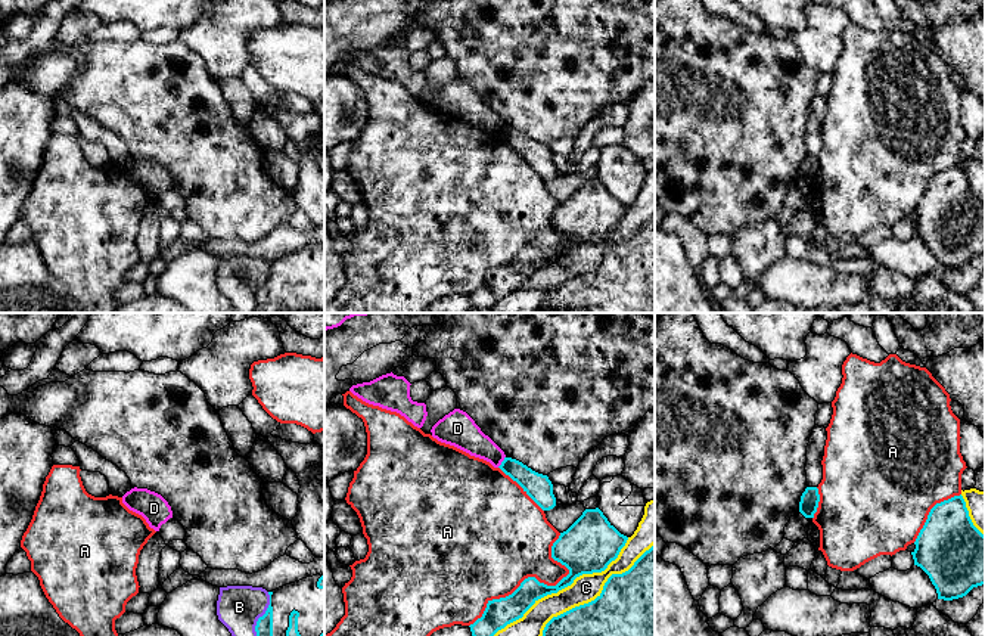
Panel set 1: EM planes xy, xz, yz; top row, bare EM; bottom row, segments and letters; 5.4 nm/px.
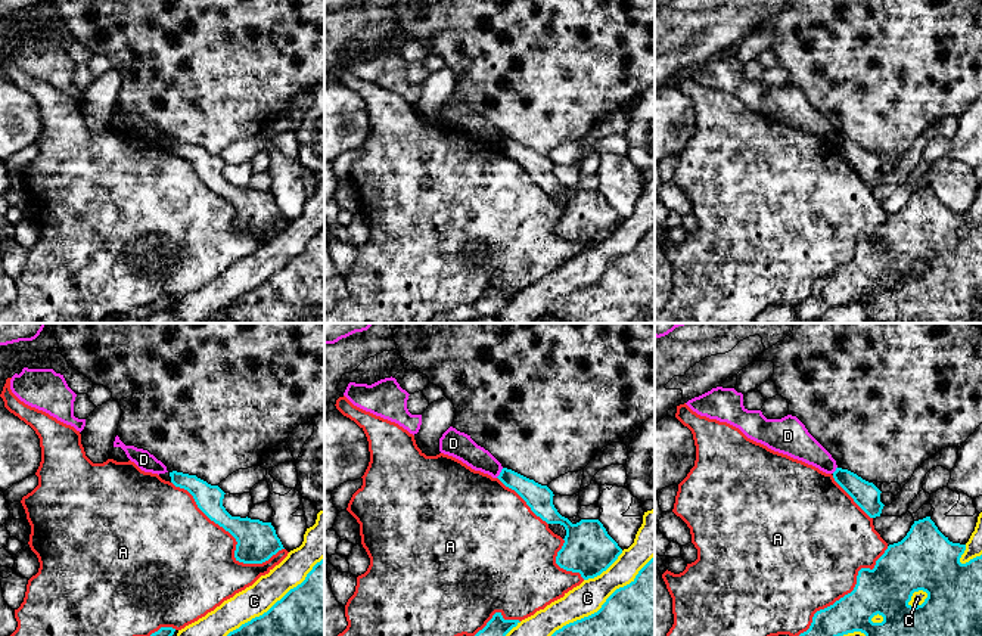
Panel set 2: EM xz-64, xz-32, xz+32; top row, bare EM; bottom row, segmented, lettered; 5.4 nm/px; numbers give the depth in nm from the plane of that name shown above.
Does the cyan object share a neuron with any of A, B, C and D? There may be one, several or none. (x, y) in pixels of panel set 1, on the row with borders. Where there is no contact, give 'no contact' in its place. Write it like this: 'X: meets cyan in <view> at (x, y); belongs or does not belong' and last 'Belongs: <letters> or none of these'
A: meets cyan in xz at (537, 580); does not belong
B: meets cyan in xy at (264, 614); does not belong
C: meets cyan in xz at (564, 588); does not belong
D: meets cyan in xz at (502, 462); does not belong
Belongs: none of these

